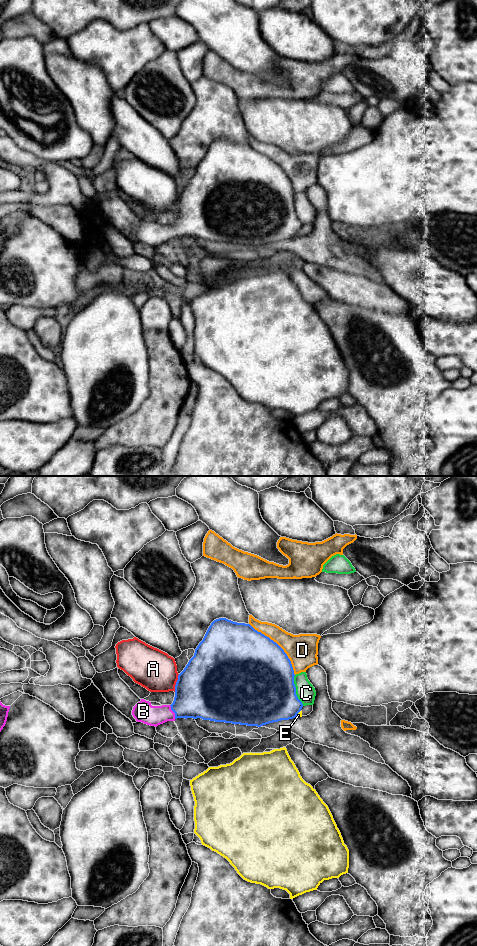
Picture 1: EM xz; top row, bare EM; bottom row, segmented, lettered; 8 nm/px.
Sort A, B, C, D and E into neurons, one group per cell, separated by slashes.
A / B / C / D / E

